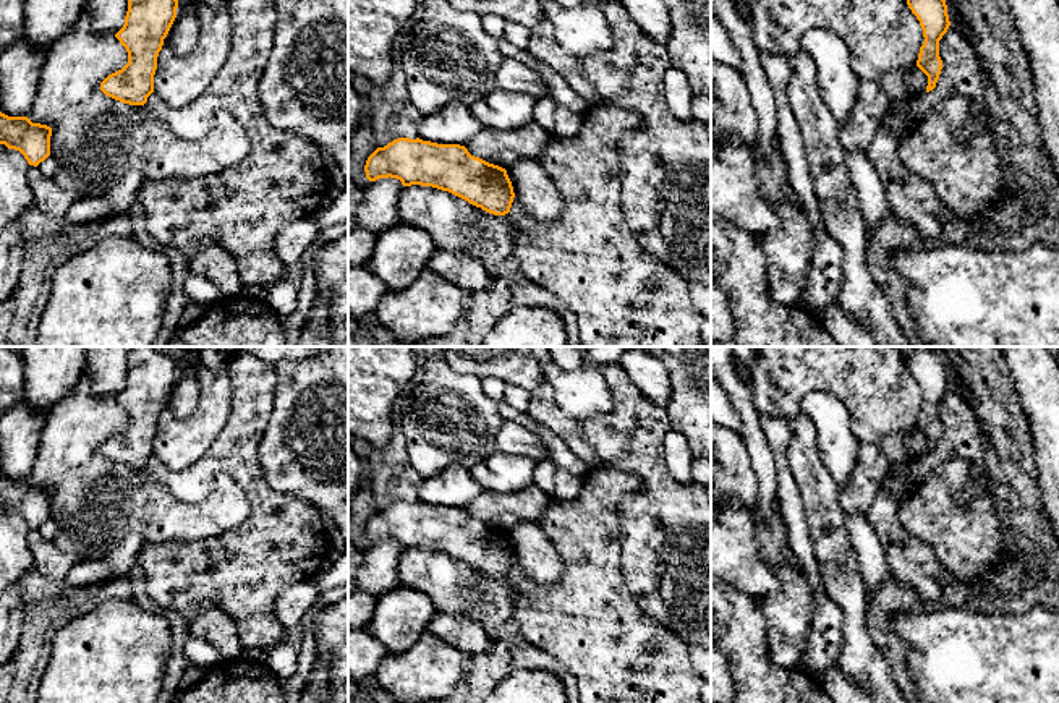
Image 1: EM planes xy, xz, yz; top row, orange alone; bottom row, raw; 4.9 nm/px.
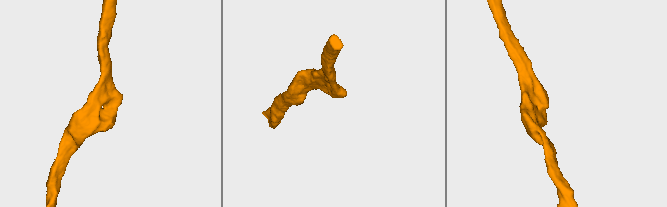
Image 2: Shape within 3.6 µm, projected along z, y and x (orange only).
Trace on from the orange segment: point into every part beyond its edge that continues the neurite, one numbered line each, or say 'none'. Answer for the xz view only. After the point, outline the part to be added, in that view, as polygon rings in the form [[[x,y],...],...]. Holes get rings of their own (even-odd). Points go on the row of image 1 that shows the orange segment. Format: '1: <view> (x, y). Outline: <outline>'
none

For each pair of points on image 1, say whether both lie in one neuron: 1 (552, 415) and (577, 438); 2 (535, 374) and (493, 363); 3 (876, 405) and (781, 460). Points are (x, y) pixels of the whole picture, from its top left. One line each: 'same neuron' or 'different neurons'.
1: same neuron
2: same neuron
3: different neurons

